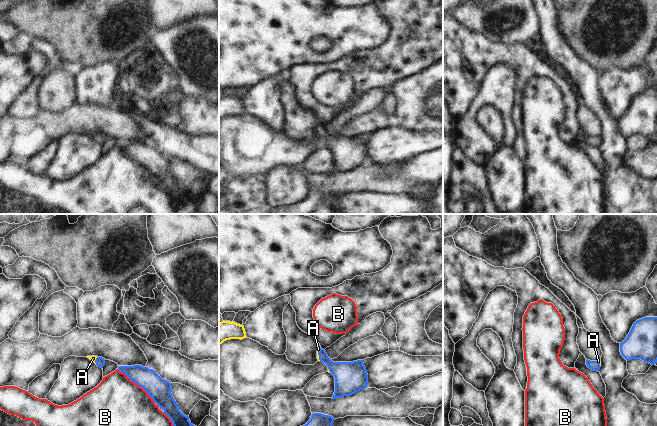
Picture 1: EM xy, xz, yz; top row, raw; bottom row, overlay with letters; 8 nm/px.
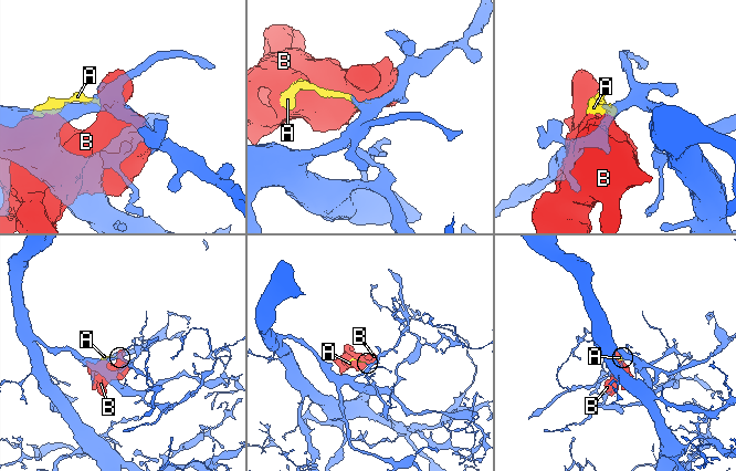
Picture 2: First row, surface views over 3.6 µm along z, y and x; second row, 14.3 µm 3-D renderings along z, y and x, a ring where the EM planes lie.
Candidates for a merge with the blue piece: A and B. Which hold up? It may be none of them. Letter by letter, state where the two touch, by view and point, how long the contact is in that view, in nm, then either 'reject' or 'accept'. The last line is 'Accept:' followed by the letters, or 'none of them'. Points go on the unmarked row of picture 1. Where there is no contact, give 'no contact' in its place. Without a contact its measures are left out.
A: meets blue in xz at (318, 130); contact 100 nm long; accept
B: meets blue in xy at (136, 159); contact 420 nm long; reject
Accept: A

